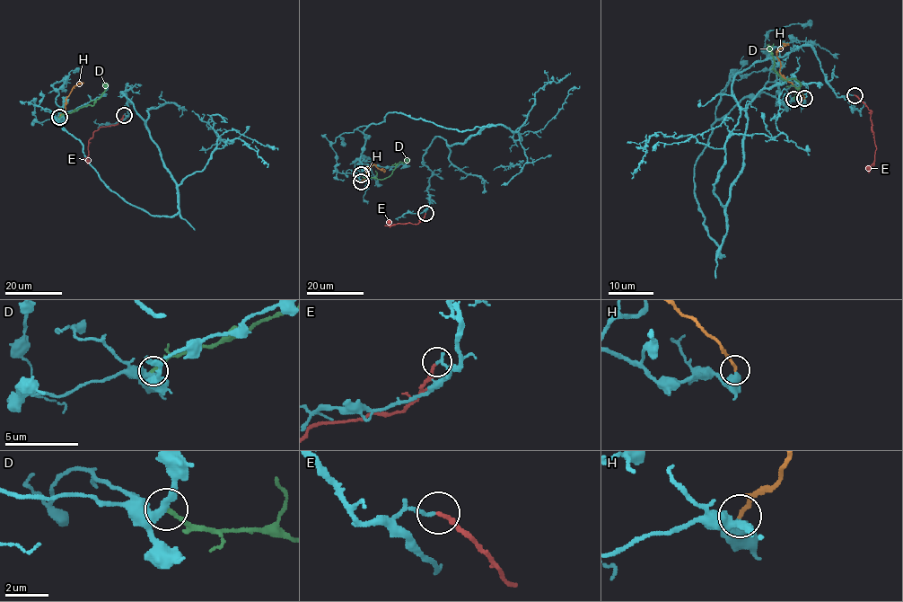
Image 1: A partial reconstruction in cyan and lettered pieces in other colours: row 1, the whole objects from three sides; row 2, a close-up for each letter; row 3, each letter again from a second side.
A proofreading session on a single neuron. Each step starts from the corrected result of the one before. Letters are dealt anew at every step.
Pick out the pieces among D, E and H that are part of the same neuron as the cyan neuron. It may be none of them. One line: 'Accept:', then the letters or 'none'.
Accept: E

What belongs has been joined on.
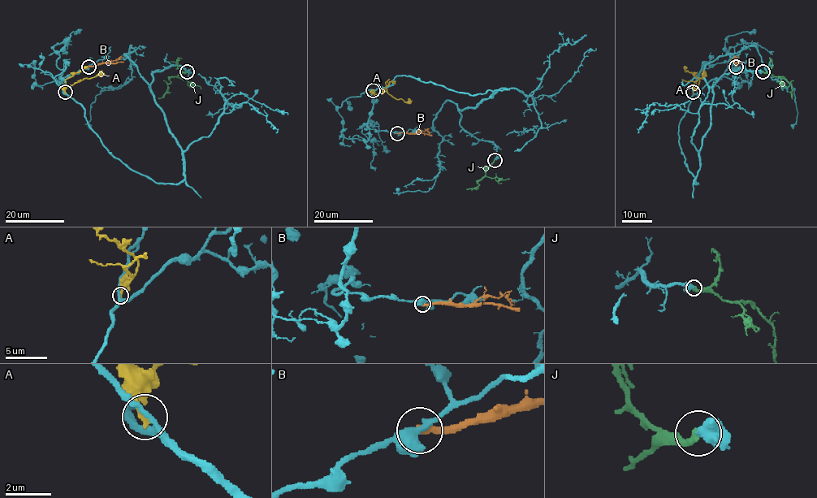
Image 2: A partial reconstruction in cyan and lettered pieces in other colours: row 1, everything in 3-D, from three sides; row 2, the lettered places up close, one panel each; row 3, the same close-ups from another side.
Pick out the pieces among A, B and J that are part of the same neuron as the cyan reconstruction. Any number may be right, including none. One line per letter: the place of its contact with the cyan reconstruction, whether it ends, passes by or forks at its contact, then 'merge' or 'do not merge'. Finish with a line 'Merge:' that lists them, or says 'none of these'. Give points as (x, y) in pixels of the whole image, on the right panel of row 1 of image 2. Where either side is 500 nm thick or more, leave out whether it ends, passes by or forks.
A: (693, 92) | it ends | do not merge
B: (736, 67) | it ends | do not merge
J: (762, 71) | merge
Merge: J

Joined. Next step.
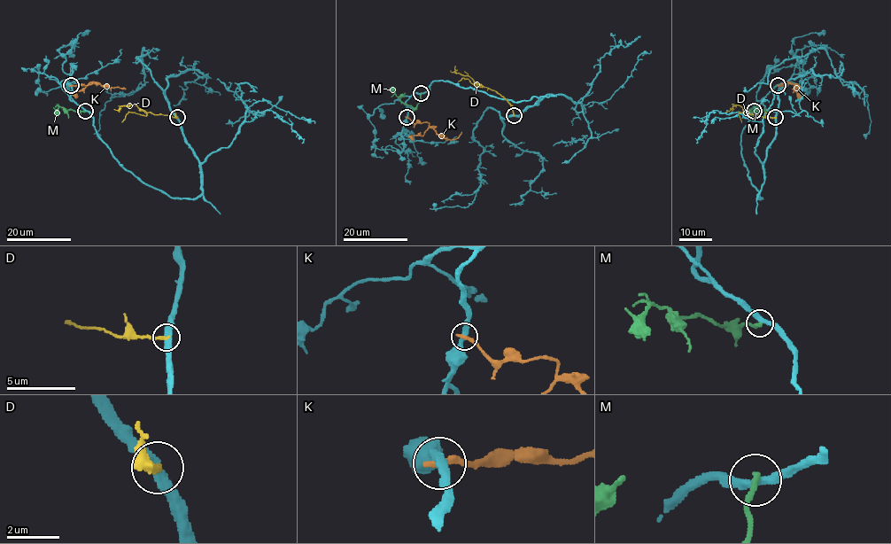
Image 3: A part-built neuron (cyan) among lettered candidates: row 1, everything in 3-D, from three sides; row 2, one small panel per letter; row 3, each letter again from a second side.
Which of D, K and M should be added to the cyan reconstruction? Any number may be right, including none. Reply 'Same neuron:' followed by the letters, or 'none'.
Same neuron: none

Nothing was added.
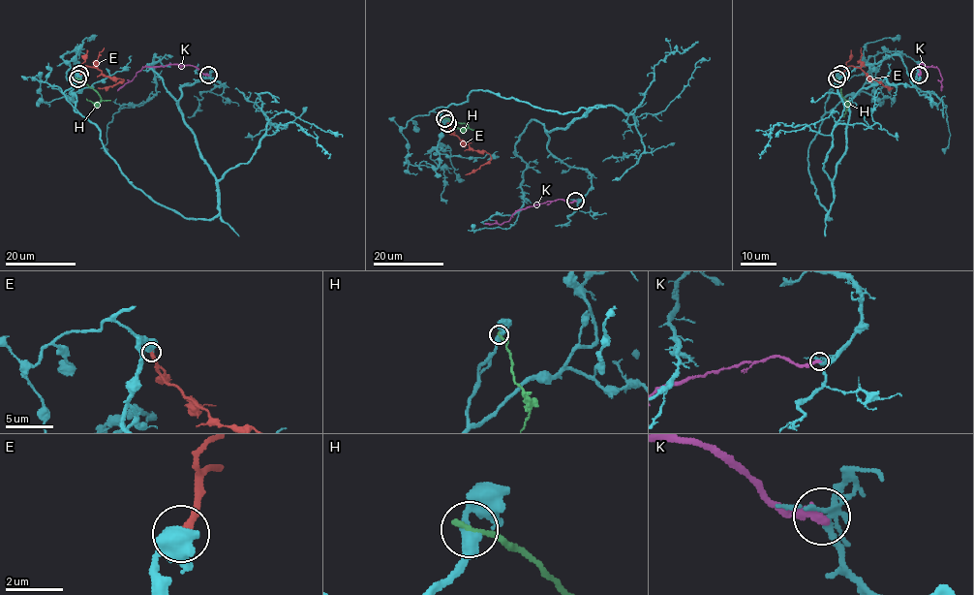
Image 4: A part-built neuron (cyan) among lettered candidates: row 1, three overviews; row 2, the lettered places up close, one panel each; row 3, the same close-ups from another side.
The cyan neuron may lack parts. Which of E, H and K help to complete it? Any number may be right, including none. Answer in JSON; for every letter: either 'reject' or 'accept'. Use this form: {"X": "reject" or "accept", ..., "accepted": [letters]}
{"E": "accept", "H": "reject", "K": "reject", "accepted": ["E"]}

